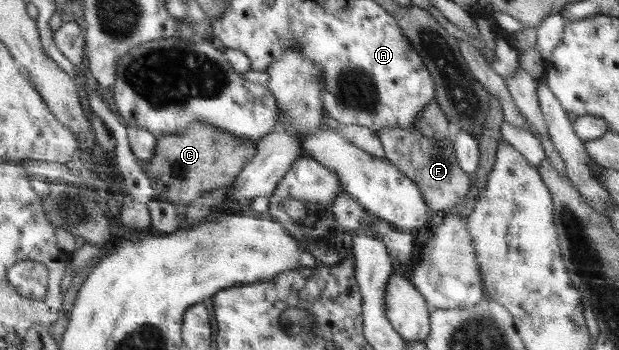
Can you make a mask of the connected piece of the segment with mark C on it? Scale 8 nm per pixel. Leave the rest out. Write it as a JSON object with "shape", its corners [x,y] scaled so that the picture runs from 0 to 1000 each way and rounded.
{"shape":[[[312,346],[302,374],[294,386],[257,389],[246,457],[229,471],[247,523],[252,563],[281,583],[289,603],[336,546],[372,534],[417,434],[414,403],[381,391],[365,369],[328,346]]]}

